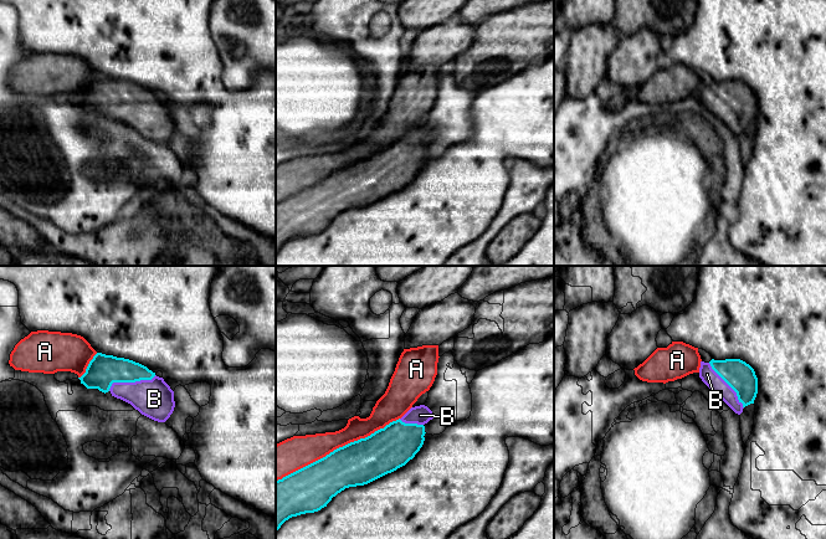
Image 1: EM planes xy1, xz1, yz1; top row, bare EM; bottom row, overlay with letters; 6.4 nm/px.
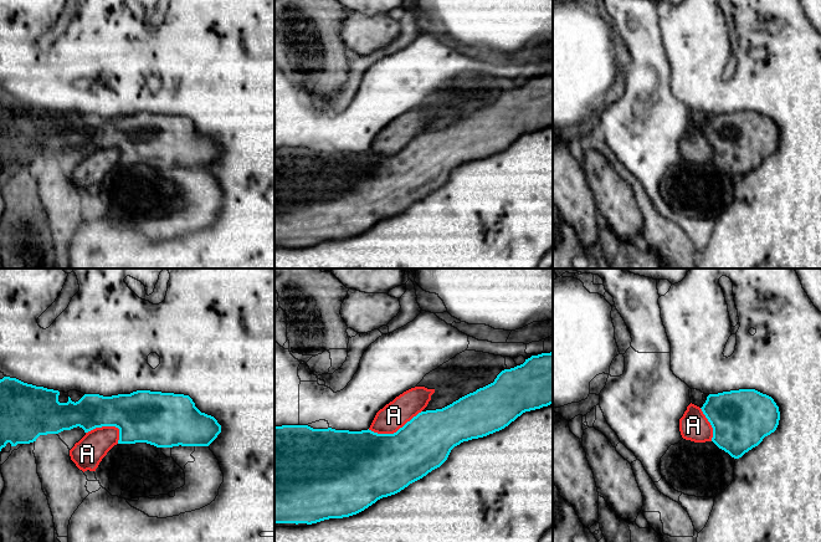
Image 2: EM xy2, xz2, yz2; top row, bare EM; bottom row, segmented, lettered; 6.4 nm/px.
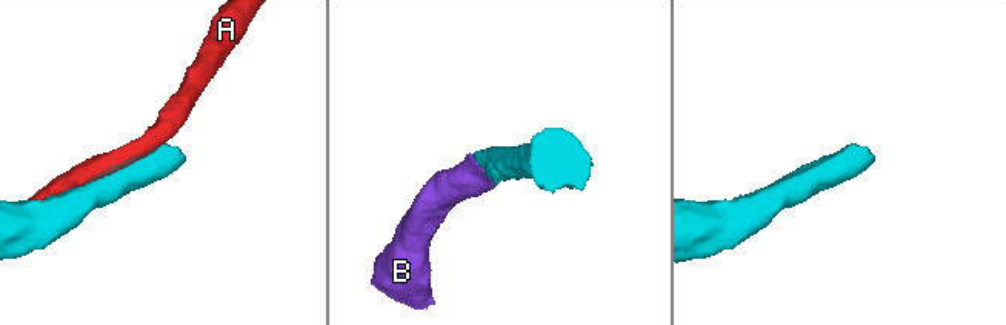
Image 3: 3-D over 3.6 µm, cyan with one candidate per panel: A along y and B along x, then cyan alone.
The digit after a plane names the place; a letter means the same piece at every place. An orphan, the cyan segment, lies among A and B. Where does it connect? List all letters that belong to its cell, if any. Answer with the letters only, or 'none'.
B

